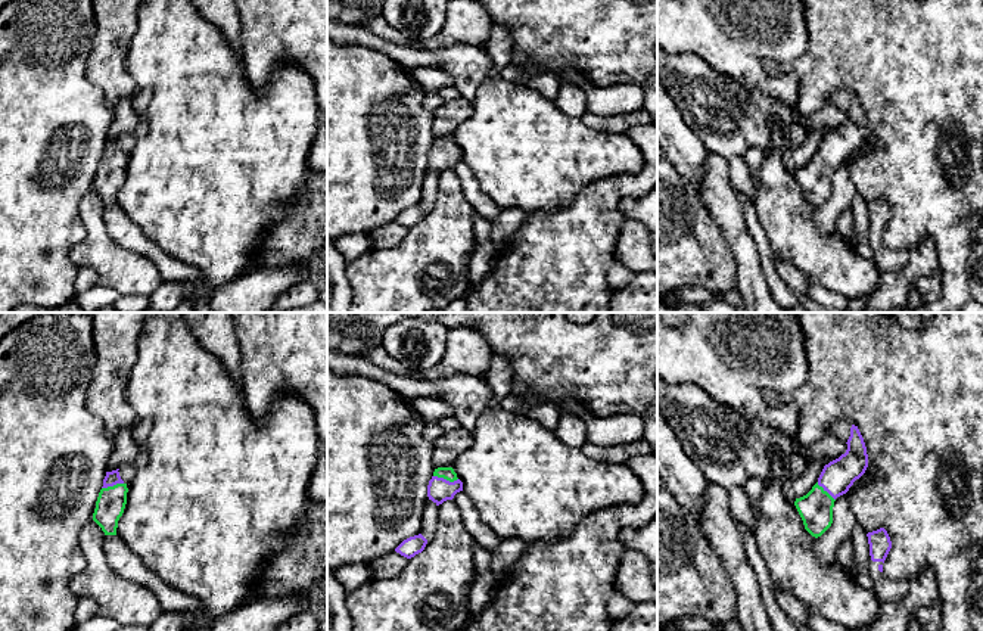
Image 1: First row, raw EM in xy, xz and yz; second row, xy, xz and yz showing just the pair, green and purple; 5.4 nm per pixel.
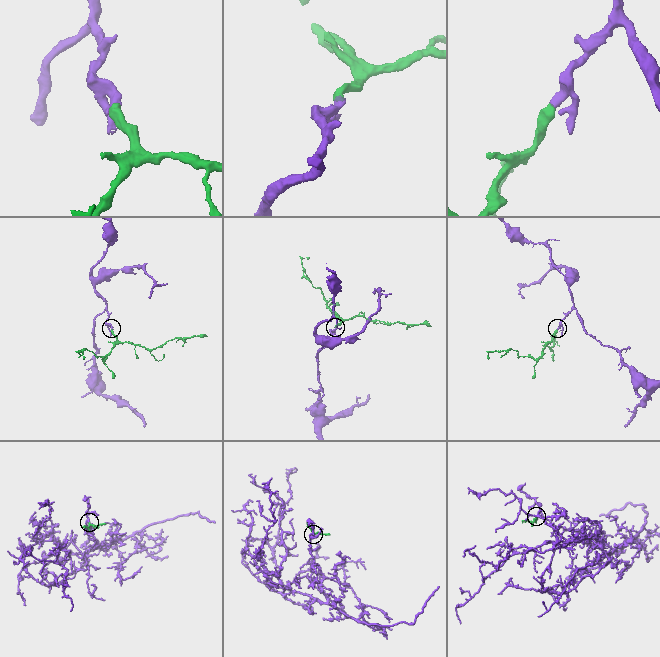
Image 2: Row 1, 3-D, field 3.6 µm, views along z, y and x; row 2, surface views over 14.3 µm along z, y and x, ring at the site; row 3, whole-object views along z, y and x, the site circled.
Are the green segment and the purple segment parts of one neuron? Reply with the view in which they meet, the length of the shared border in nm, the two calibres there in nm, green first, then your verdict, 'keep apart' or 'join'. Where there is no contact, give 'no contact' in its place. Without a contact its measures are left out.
xz | 140 nm | 70/140 nm | join

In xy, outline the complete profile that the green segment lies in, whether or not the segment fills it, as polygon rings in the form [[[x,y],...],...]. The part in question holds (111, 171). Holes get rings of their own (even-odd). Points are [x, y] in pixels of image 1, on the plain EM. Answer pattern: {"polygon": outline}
{"polygon": [[[118,140],[106,142],[93,183],[93,190],[105,205],[116,205],[118,190],[127,174],[128,158]]]}

